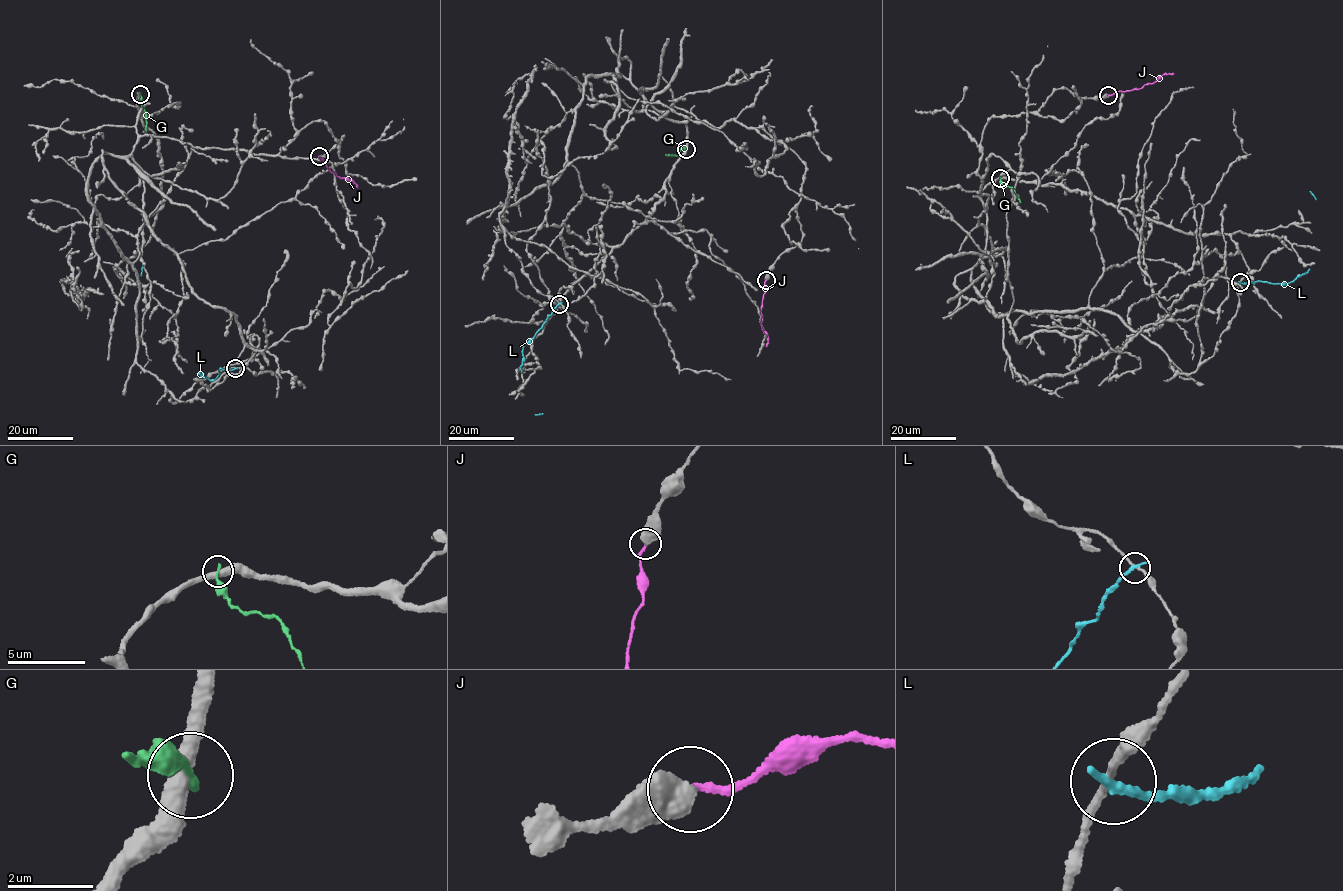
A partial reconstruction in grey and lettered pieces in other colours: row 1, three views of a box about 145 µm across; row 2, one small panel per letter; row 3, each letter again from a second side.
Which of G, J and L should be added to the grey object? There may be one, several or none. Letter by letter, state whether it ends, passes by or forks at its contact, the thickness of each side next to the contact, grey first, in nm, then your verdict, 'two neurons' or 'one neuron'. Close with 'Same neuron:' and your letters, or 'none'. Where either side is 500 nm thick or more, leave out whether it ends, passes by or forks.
G: it ends; calibres 400 and 190 nm; two neurons
J: calibres 500 and 180 nm; two neurons
L: it ends; calibres 170 and 220 nm; two neurons
Same neuron: none

